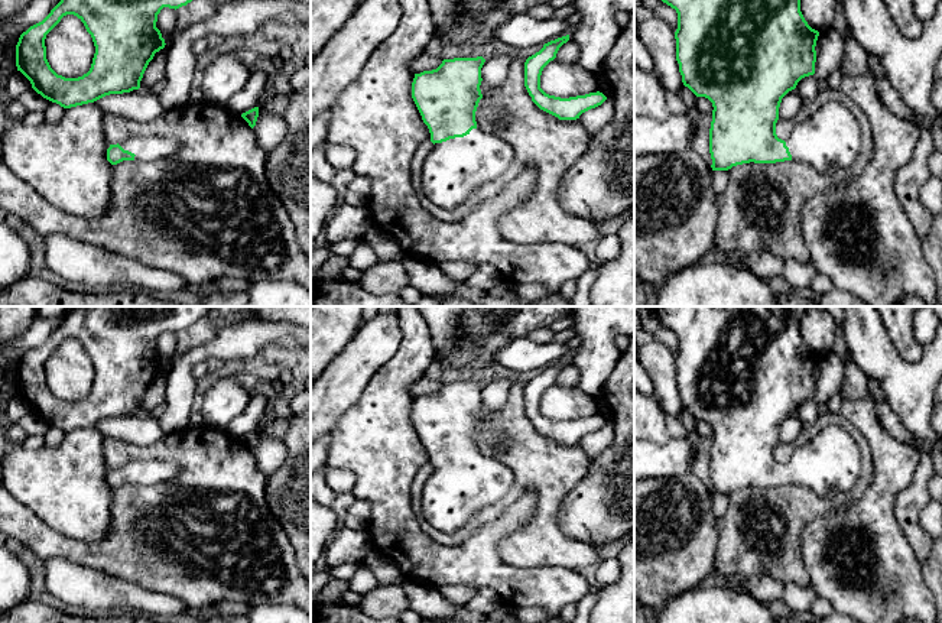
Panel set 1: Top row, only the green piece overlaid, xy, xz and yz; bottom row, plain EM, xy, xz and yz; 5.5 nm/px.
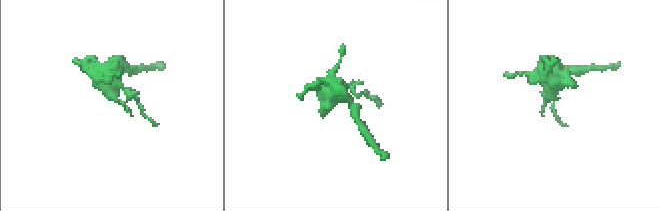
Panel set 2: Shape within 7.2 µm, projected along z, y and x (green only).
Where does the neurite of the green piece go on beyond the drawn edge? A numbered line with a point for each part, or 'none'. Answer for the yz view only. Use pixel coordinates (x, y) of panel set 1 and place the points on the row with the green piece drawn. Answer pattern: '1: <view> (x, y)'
1: yz (831, 138)

